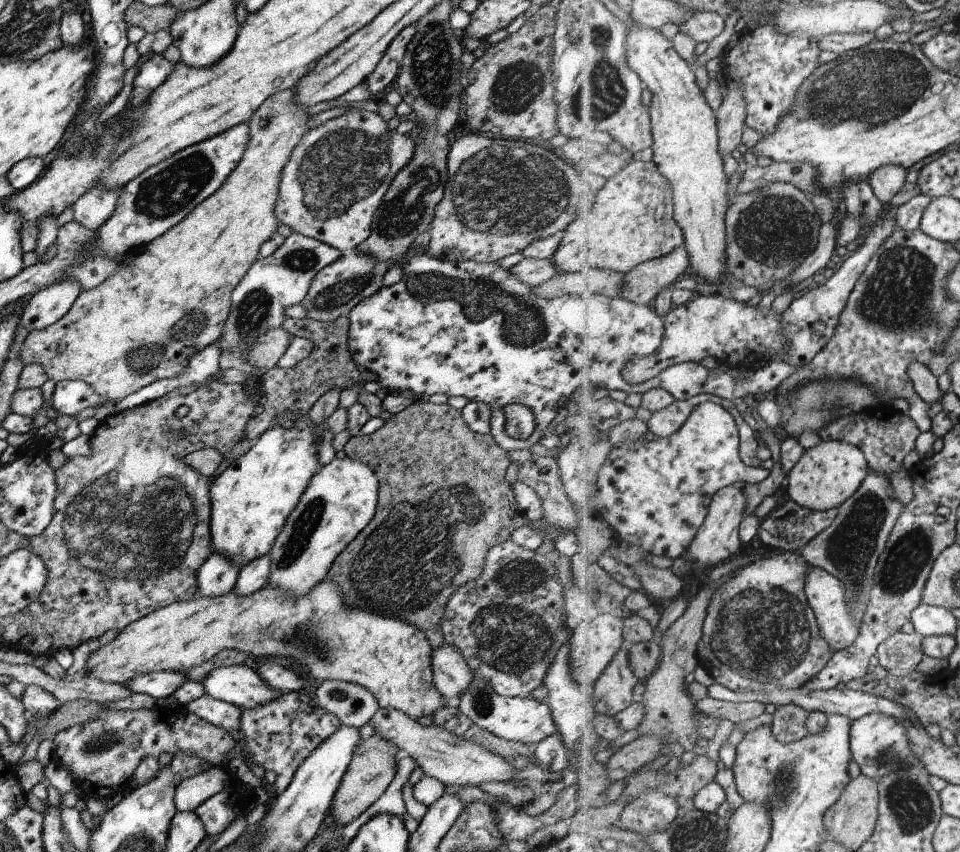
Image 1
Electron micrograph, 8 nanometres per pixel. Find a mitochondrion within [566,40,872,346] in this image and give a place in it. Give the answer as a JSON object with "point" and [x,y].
{"point":[775,230]}

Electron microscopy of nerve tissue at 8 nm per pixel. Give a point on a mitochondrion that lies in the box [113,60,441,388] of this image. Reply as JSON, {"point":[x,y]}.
{"point":[162,196]}

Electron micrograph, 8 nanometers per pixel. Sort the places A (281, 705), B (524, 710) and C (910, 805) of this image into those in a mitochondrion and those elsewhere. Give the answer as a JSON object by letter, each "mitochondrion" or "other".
{"A":"other","B":"other","C":"mitochondrion"}

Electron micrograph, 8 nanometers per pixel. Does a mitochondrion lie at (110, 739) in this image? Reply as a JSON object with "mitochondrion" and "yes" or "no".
{"mitochondrion":"yes"}

